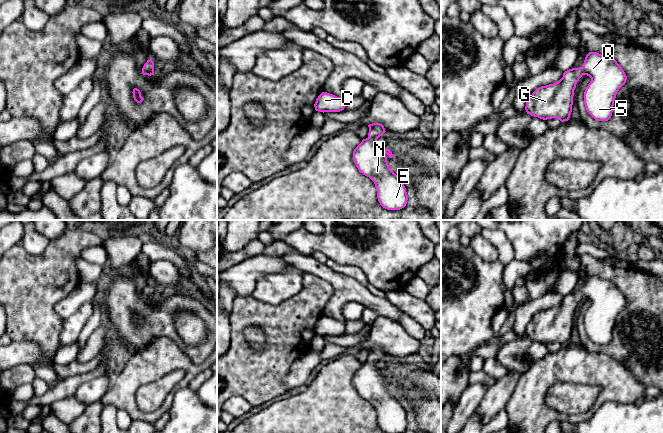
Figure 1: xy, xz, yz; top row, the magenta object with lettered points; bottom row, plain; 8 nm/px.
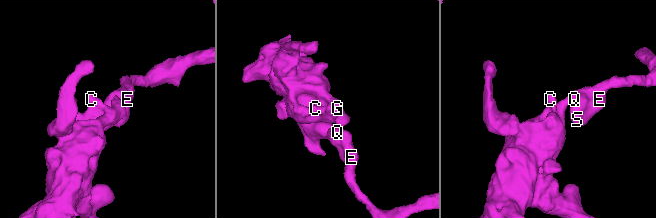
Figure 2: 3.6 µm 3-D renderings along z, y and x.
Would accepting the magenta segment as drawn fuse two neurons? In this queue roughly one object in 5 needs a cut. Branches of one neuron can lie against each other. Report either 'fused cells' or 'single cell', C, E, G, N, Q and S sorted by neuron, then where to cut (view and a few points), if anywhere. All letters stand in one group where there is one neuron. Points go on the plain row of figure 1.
single cell | C E G N Q S | no cut

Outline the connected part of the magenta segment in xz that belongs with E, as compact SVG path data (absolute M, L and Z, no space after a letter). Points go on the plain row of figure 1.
M372 347L368 351L368 361L353 375L354 387L360 397L374 406L378 425L383 432L402 433L408 424L406 412L388 389L386 380L392 382L392 376L388 372L383 375L377 365L386 356L385 352L380 347Z

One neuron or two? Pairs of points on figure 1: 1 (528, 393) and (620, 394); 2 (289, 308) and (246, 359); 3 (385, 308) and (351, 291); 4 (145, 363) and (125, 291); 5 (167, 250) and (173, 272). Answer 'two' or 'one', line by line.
1: one
2: one
3: one
4: two
5: two

